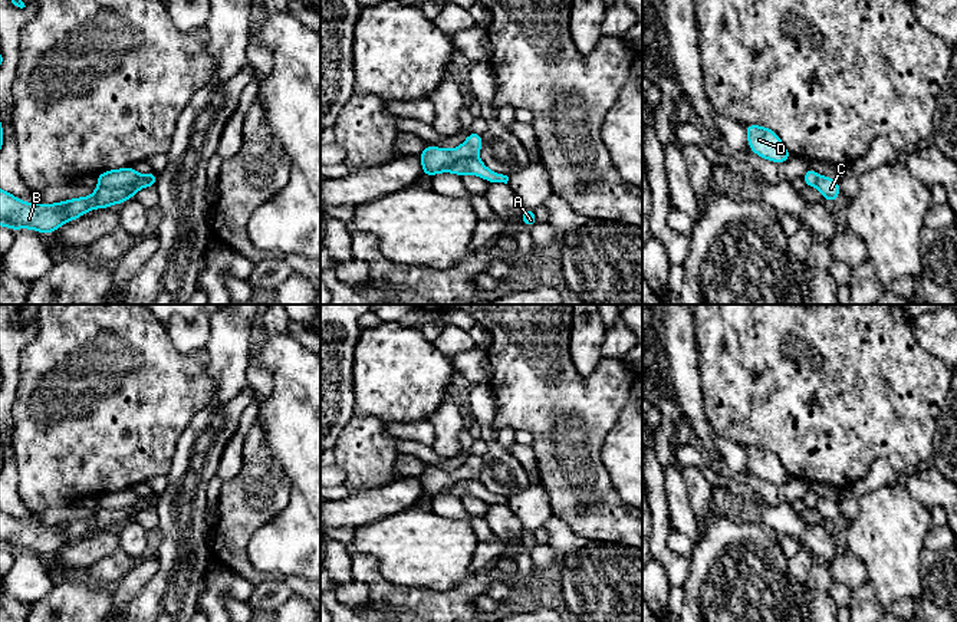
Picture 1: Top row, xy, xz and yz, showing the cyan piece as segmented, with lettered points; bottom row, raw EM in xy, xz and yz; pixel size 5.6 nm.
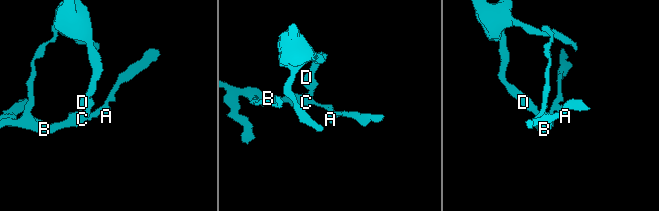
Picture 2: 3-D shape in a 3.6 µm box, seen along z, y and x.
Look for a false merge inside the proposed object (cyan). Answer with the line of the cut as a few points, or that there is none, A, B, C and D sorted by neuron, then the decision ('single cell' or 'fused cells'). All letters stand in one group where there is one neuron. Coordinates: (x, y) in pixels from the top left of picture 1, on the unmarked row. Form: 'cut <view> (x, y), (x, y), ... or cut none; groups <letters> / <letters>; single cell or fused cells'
cut xy (154, 494), (150, 499), (118, 509), (98, 507); groups A B C / D; fused cells

